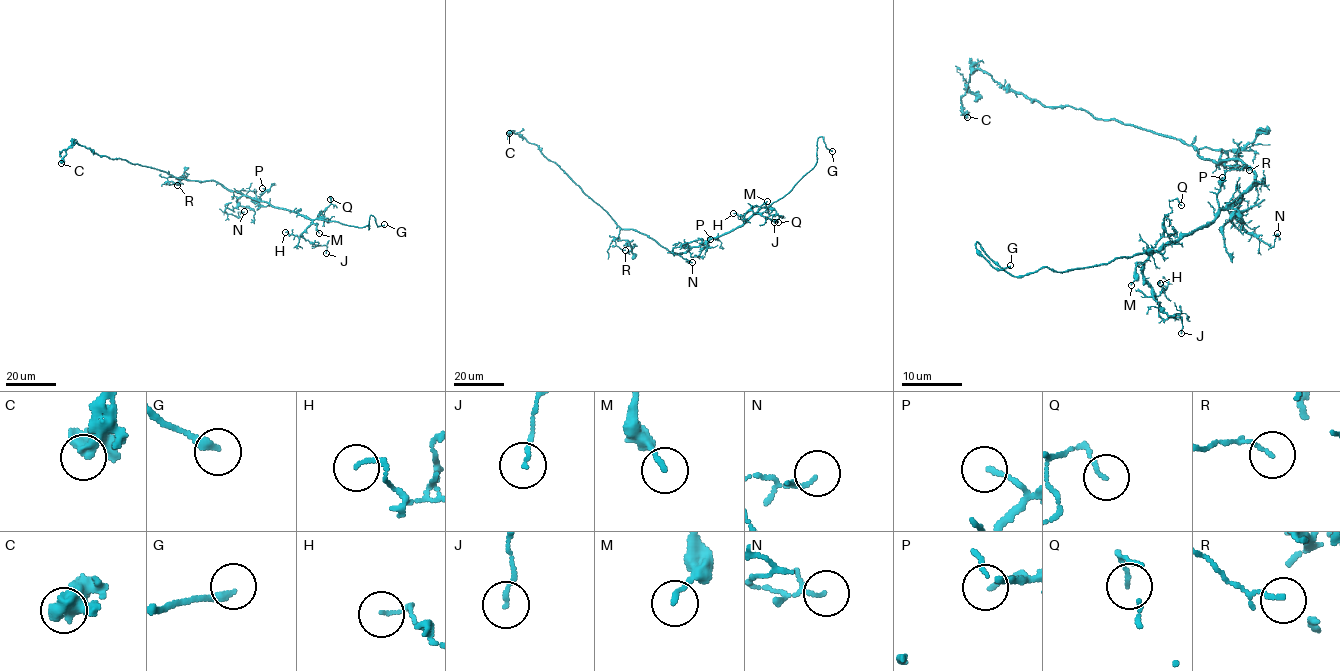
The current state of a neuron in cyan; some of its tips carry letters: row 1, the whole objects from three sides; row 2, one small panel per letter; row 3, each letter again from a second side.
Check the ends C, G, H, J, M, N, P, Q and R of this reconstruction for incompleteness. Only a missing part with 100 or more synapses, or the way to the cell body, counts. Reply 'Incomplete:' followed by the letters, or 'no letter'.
Incomplete: G

